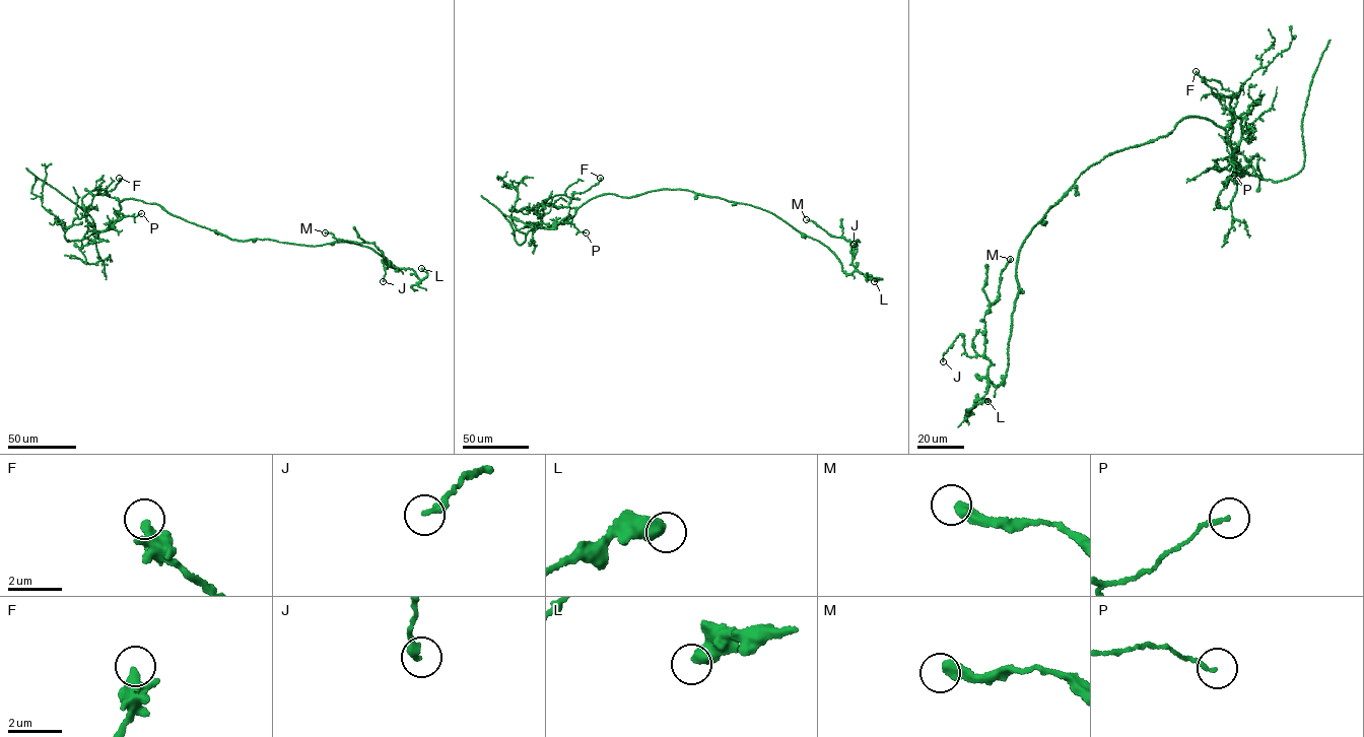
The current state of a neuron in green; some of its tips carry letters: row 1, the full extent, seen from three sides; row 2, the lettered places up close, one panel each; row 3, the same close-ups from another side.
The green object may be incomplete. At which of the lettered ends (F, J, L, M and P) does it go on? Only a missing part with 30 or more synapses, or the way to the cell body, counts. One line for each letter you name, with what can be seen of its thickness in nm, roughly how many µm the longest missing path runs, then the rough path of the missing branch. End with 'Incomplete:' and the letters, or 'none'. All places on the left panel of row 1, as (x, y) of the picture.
Incomplete: none

